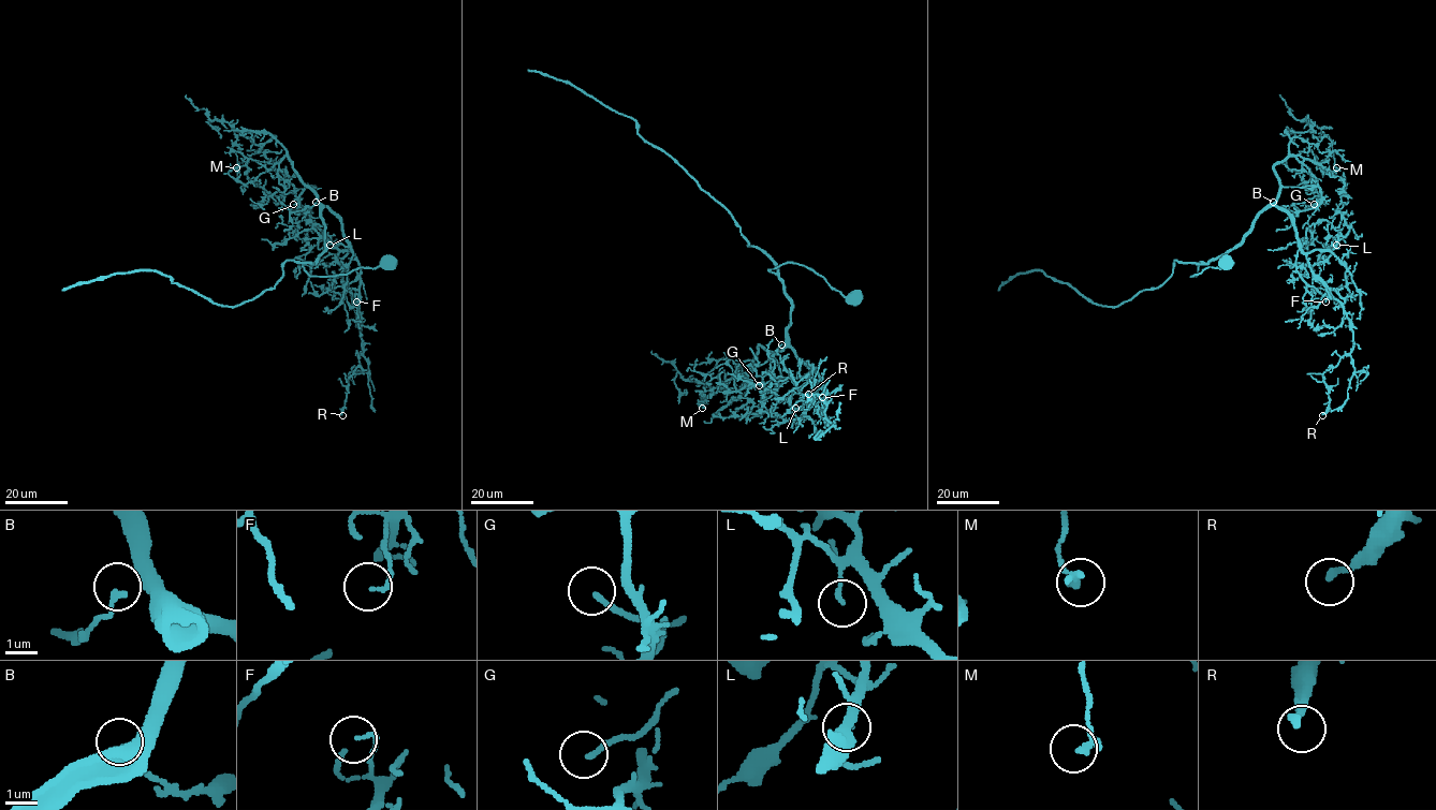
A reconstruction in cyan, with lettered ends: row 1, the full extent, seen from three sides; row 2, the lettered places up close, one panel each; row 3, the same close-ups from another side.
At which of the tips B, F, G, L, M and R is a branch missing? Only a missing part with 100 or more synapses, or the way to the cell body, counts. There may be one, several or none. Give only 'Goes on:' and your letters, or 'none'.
Goes on: none

